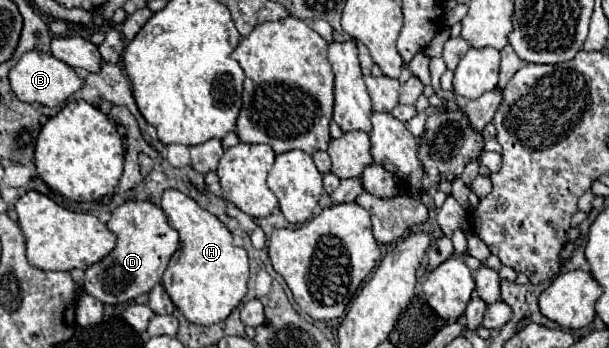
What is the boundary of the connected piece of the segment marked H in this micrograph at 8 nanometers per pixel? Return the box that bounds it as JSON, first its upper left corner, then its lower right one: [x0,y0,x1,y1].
[161,190,247,326]

